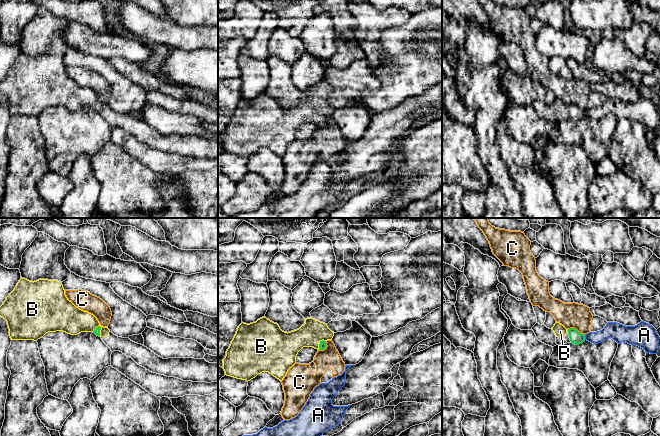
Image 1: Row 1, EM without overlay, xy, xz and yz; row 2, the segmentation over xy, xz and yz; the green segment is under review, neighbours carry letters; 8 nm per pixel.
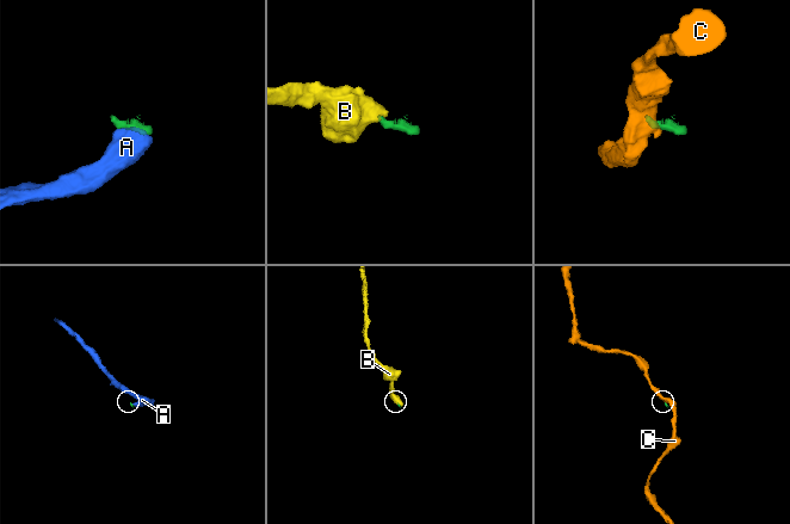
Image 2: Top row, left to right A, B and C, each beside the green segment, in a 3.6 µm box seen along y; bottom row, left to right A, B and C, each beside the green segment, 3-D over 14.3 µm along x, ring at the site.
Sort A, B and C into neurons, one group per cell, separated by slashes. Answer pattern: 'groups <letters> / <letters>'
groups A / B / C

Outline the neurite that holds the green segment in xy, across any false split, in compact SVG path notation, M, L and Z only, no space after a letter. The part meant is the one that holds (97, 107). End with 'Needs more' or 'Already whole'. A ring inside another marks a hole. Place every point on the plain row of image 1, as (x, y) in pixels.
M21 53L14 66L0 82L0 92L7 97L11 116L37 117L46 109L56 107L63 107L71 111L93 108L103 116L112 128L122 128L152 149L175 153L183 157L218 158L218 139L209 139L204 134L163 135L147 123L135 119L129 114L114 111L108 103L101 102L93 90L79 85L69 77L62 59L57 56L39 55L33 58Z. Needs more

